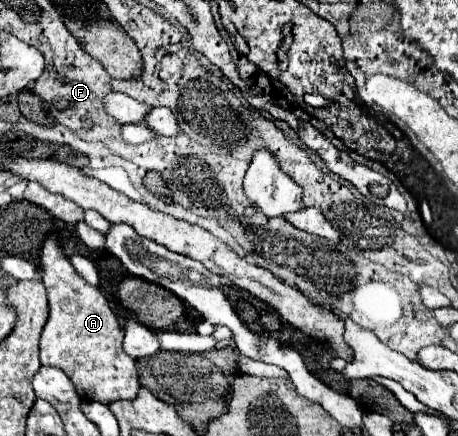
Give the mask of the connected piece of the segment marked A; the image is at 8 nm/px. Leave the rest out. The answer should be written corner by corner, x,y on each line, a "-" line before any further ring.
56,230
50,232
50,236
46,238
46,242
42,246
40,264
42,264
42,282
48,290
48,304
50,304
50,316
48,316
46,326
42,330
42,336
40,336
40,360
42,360
42,364
56,366
56,368
64,370
84,400
98,400
102,404
110,404
114,400
134,400
138,396
140,382
136,376
134,358
126,356
126,352
122,350
124,332
120,330
120,324
118,324
114,312
110,310
108,300
100,292
100,288
90,286
86,280
82,280
82,276
78,276
78,272
70,264
68,256
64,254
64,250
58,244
58,232

